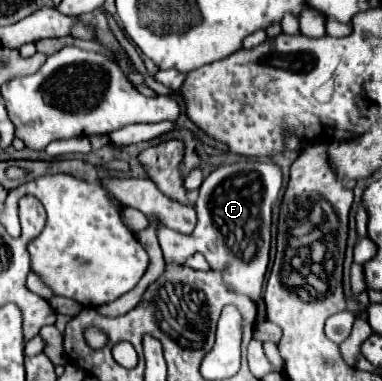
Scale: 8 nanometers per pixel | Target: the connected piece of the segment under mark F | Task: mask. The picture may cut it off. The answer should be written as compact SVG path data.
M238 161L220 165L200 185L196 201L198 225L194 233L180 235L168 227L160 227L158 241L166 263L184 265L190 255L202 253L210 267L224 271L224 281L232 291L258 301L268 269L270 215L280 189L282 169L272 161Z

